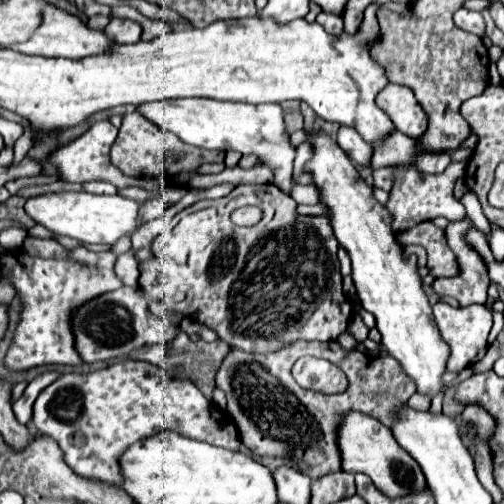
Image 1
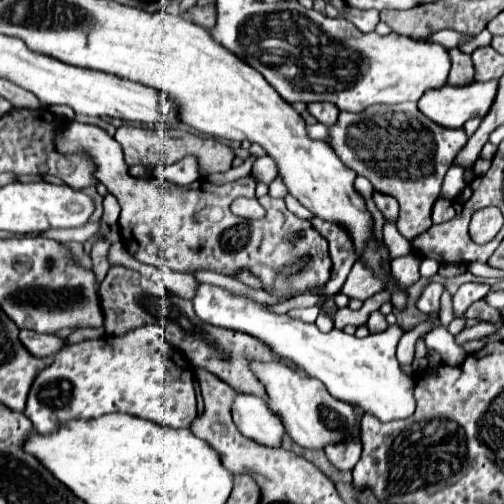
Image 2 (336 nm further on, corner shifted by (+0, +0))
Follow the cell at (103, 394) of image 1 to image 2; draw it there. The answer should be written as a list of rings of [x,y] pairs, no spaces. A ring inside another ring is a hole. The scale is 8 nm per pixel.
[[[149,324],[127,332],[125,336],[103,336],[97,340],[85,340],[75,346],[65,346],[55,354],[53,366],[45,368],[33,382],[25,416],[33,422],[35,432],[55,434],[63,424],[71,420],[99,418],[111,412],[125,412],[139,418],[147,418],[171,428],[189,428],[197,418],[197,402],[193,390],[191,364],[183,352],[165,348],[163,326]]]

